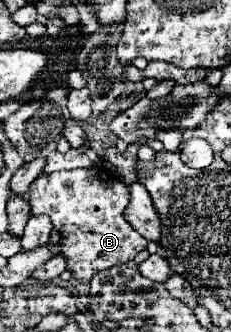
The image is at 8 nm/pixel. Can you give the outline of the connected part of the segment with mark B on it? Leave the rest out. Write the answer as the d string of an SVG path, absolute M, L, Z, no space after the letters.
M100 167L40 175L30 185L32 215L48 215L52 219L54 231L62 235L60 255L68 261L66 269L70 269L74 279L82 283L90 283L98 271L132 261L148 247L148 241L124 219L128 203L130 189Z

